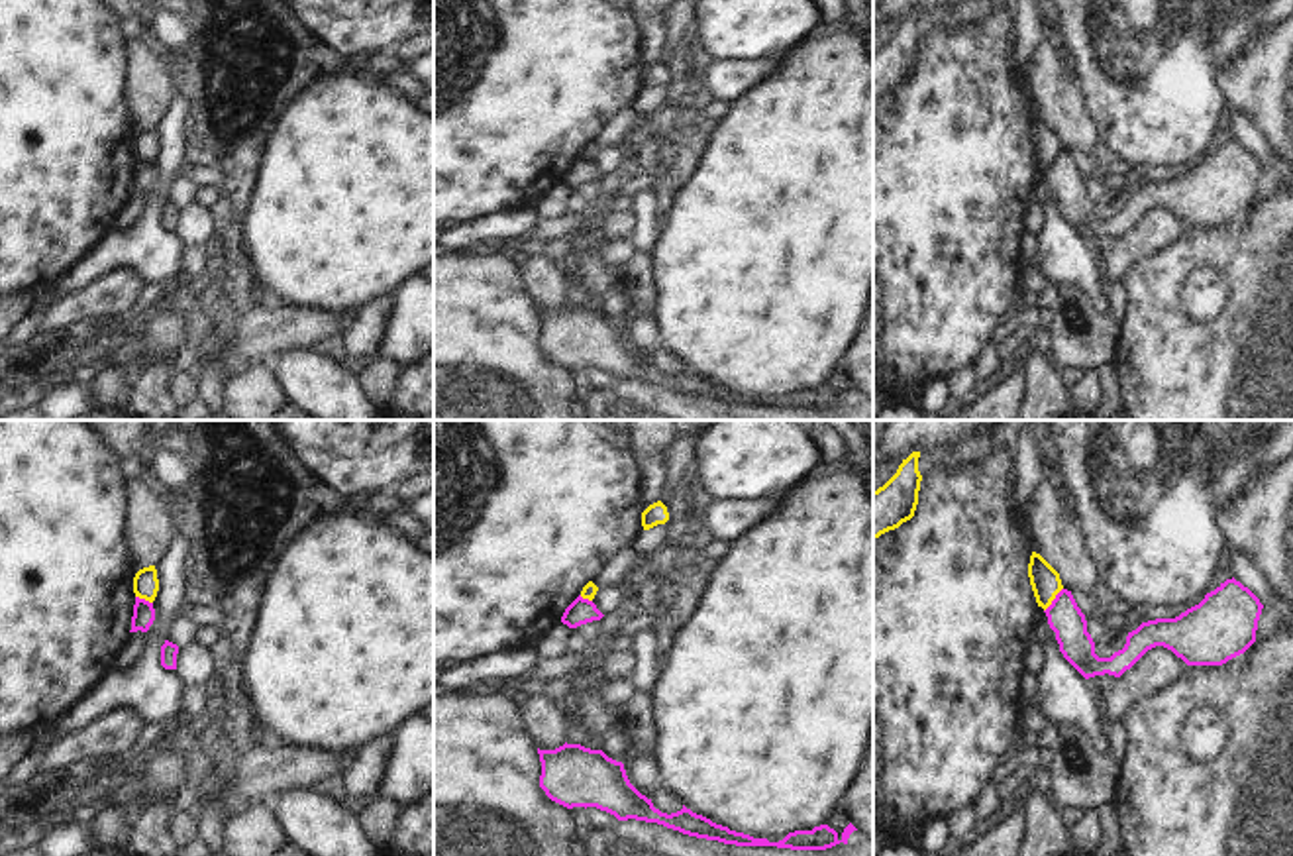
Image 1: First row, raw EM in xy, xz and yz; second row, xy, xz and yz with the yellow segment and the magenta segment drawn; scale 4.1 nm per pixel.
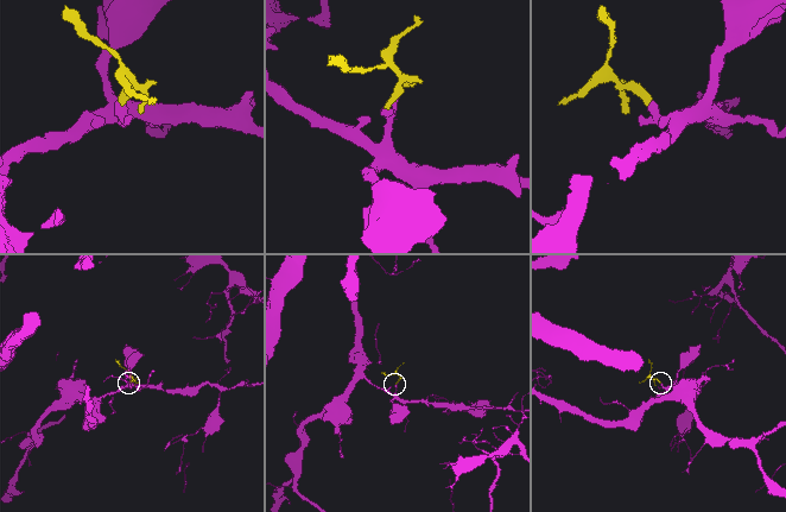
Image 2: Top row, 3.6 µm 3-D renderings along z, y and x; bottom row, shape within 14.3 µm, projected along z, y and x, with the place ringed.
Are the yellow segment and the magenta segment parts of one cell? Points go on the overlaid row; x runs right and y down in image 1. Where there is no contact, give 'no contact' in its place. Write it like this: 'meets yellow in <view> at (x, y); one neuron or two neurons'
meets yellow in yz at (1054, 597); two neurons

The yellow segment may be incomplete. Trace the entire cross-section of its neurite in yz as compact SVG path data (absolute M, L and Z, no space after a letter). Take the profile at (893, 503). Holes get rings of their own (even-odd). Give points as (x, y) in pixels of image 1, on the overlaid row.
M912 452L897 473L873 491L873 540L914 516L922 481L918 457L920 452Z

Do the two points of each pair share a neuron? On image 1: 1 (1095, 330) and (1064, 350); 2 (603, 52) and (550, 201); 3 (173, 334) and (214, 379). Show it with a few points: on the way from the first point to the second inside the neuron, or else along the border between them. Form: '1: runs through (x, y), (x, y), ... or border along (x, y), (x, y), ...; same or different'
1: runs through (1087, 336), (1072, 348); same
2: border along (560, 181), (534, 205); different
3: runs through (185, 340), (210, 368); same

